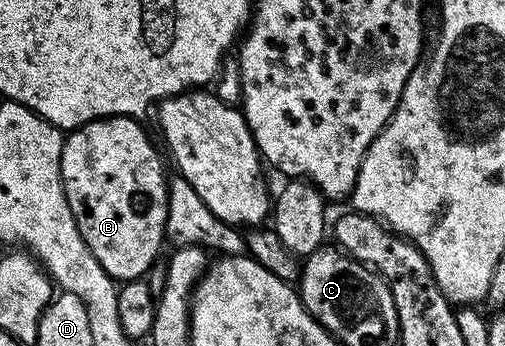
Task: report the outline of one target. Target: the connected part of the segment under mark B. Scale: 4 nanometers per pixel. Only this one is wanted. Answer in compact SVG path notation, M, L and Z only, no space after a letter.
M109 117L106 119L91 119L88 123L80 127L71 128L65 134L64 144L62 145L62 181L64 182L64 192L66 201L70 205L70 213L74 213L74 221L78 225L78 233L82 241L86 241L88 251L94 253L98 265L106 269L106 273L114 281L127 281L139 279L147 276L157 262L156 254L160 251L160 246L165 246L164 226L166 225L166 213L168 212L168 180L169 172L164 172L164 163L160 160L160 155L156 152L156 147L152 144L152 139L139 127L137 120L132 117Z

